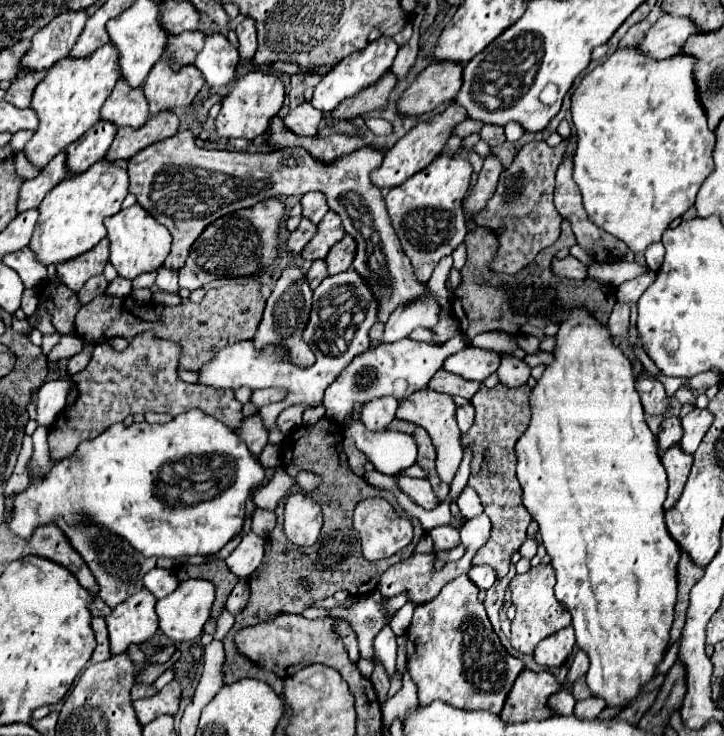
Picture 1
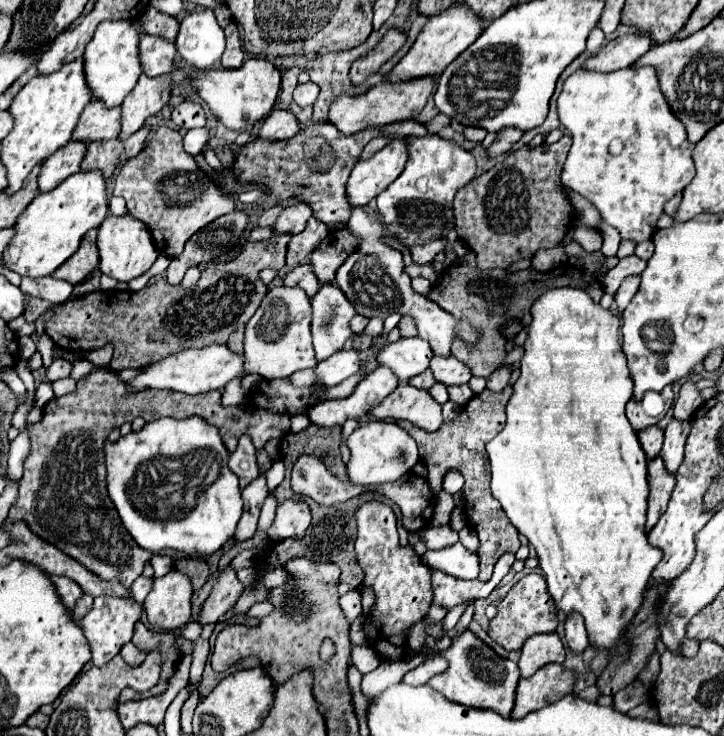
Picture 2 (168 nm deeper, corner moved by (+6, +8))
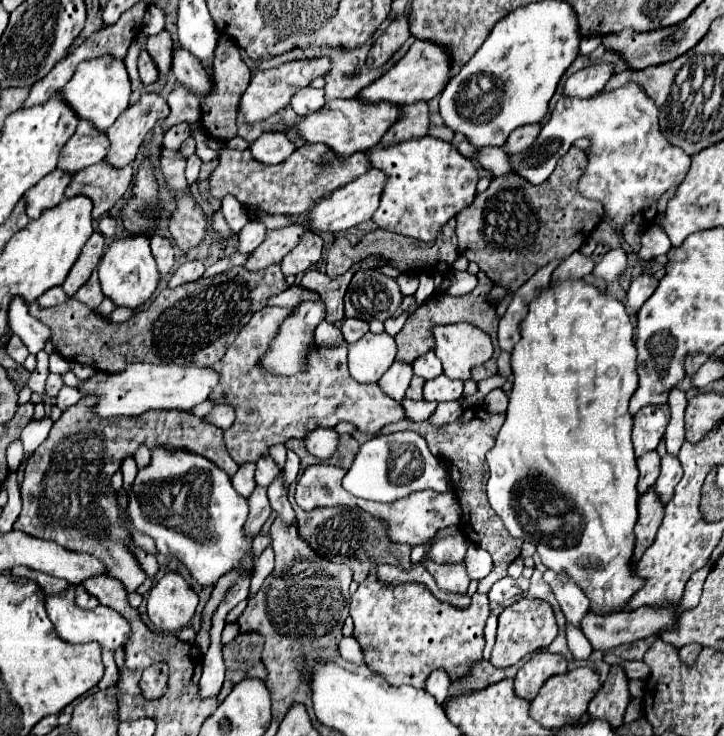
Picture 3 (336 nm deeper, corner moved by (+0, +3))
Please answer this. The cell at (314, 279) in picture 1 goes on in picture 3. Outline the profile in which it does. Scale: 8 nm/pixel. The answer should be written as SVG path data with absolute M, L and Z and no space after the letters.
M292 285L288 287L286 291L278 293L274 299L268 301L268 305L278 305L278 307L294 307L298 301L302 299L310 299L310 301L320 301L320 295L318 293L312 293L310 289L306 287L300 287L300 285Z

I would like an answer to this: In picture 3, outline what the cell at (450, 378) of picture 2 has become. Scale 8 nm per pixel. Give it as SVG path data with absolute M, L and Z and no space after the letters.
M444 373L426 381L424 385L424 399L428 401L456 401L462 395L464 381L460 379L450 379Z

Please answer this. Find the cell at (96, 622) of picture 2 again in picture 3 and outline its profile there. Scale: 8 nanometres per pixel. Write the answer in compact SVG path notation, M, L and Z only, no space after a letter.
M74 587L62 595L52 595L52 597L46 597L46 611L48 611L48 617L50 621L54 623L56 627L56 633L66 639L68 643L88 643L88 641L98 641L100 647L102 647L102 659L104 659L104 675L98 683L100 689L104 687L110 687L116 683L118 679L118 667L116 667L116 661L114 661L114 653L116 649L124 649L128 639L130 639L130 623L114 609L110 607L104 607L104 605L98 605L96 609L92 611L86 611L86 609L80 609L76 607L76 603L72 601L72 593L74 593Z

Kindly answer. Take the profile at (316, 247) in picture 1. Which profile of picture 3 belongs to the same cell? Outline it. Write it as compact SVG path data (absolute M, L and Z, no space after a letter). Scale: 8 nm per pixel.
M306 231L302 241L282 259L282 273L286 277L306 273L312 265L316 265L322 259L322 247L322 237L314 231Z

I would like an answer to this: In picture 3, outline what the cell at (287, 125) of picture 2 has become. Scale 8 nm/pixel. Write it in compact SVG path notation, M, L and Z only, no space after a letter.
M266 131L262 133L250 147L254 159L266 163L266 165L274 165L278 161L284 161L286 157L292 155L294 151L294 143L288 139L286 133L278 133L278 131Z

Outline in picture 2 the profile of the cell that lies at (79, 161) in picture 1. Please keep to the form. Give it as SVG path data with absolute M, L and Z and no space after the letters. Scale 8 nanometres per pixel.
M72 140L66 146L62 146L58 152L54 152L40 168L38 190L50 192L68 176L76 174L80 170L80 160L84 158L84 152L86 152L86 144L76 144Z

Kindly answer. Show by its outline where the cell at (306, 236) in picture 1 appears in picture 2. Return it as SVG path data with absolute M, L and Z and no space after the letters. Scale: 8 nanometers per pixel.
M282 234L264 242L244 244L244 250L238 256L206 266L192 290L170 286L166 280L156 280L138 292L98 290L62 304L30 298L24 318L28 322L36 322L38 316L52 310L52 316L44 322L44 332L62 350L88 352L112 344L114 356L110 360L110 368L114 372L124 368L142 368L186 348L226 344L228 336L254 316L262 296L268 292L268 286L260 280L260 270L280 270L286 264L286 244L290 238L290 234Z

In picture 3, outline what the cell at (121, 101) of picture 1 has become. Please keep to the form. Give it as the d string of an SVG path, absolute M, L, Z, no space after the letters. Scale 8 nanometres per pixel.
M80 121L76 133L64 145L58 161L58 169L78 173L80 169L94 165L106 157L110 141L104 131L98 131L90 121Z

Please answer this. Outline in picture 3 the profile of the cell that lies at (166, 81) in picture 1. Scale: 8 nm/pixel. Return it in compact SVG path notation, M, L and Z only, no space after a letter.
M144 93L108 129L110 151L106 155L106 161L114 167L124 167L130 161L134 161L146 133L160 119L168 117L168 113L170 107L160 93Z

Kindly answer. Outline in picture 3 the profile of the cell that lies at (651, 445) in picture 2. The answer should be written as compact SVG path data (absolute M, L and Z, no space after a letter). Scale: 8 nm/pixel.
M648 451L638 459L638 469L640 469L640 479L638 479L638 491L646 493L646 489L650 489L658 475L660 475L660 455L658 451Z

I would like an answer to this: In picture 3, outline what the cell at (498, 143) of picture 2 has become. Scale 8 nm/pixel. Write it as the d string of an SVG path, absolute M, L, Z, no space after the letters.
M526 125L526 127L514 129L514 133L510 133L510 137L504 145L504 151L506 153L522 153L524 149L528 149L534 143L538 133L540 133L540 125Z

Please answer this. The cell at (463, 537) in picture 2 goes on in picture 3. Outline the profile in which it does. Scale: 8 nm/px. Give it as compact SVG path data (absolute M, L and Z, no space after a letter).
M470 543L468 547L468 555L466 555L466 571L468 571L468 577L470 579L484 579L488 573L490 573L490 567L492 567L492 557L486 549L482 549L480 545L474 545Z

